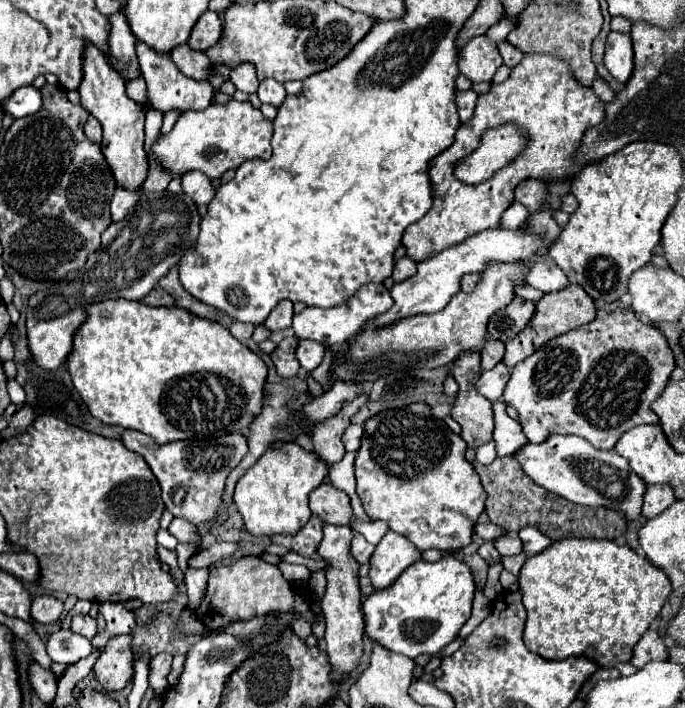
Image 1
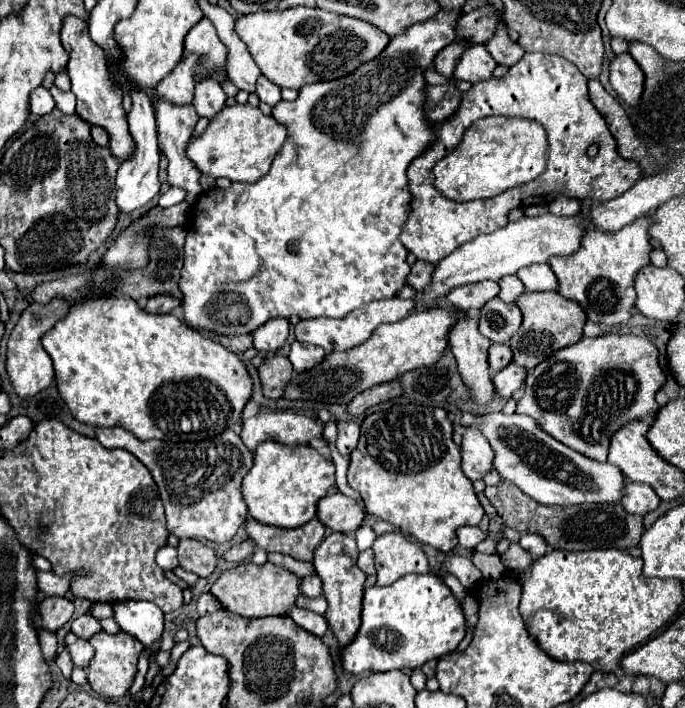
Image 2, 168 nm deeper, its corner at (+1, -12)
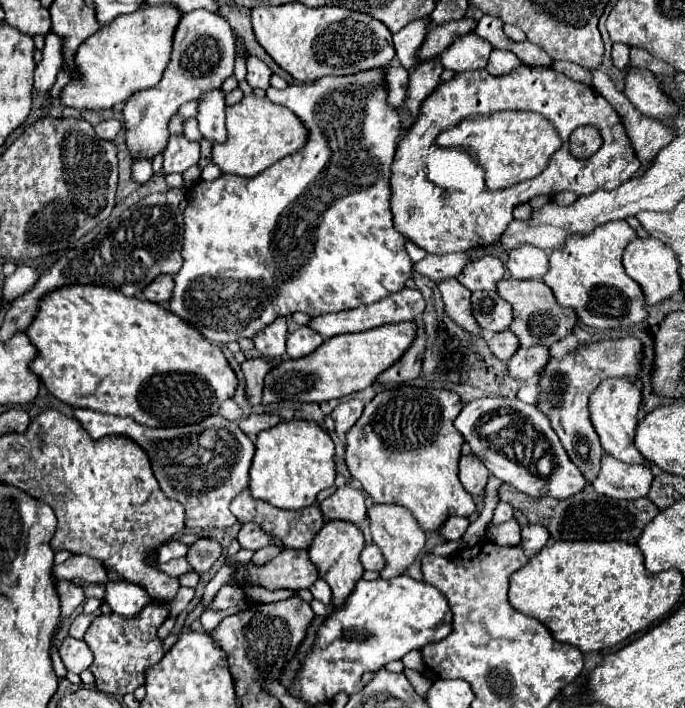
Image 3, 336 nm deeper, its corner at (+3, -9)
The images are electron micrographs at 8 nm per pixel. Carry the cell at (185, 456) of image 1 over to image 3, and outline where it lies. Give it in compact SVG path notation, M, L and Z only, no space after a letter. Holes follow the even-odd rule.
M73 409L73 413L93 439L123 435L147 453L161 491L185 507L185 527L225 531L237 521L229 511L229 505L241 491L247 489L255 445L235 423L223 419L221 415L213 415L197 425L149 429L135 423L131 417L103 415L87 409Z

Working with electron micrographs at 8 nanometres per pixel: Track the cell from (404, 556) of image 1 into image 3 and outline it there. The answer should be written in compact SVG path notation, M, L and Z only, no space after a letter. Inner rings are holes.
M373 505L369 509L369 521L371 521L371 535L373 535L373 543L381 549L383 557L385 557L385 569L381 569L381 577L383 579L393 579L403 575L413 561L417 559L417 555L423 551L425 547L425 531L417 525L417 521L413 519L413 515L399 505Z

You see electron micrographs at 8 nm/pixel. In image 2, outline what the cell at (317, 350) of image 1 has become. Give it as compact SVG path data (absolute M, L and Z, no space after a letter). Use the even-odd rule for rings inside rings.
M293 342L291 344L291 352L289 352L289 360L295 368L295 372L303 372L313 368L315 364L319 364L325 358L323 348L315 346L315 344L303 344L303 342Z

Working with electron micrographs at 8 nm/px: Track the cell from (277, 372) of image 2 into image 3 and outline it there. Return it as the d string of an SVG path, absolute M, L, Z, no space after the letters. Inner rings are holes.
M247 359L241 365L241 369L243 369L245 381L247 381L247 399L251 405L259 405L263 399L265 373L269 373L273 369L273 365L265 359Z

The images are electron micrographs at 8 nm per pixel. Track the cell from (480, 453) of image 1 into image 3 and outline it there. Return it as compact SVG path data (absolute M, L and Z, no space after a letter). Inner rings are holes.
M499 503L497 505L497 509L495 509L495 513L493 513L493 525L501 525L501 523L505 523L505 521L509 521L513 517L513 507L511 505L507 505L507 503Z

